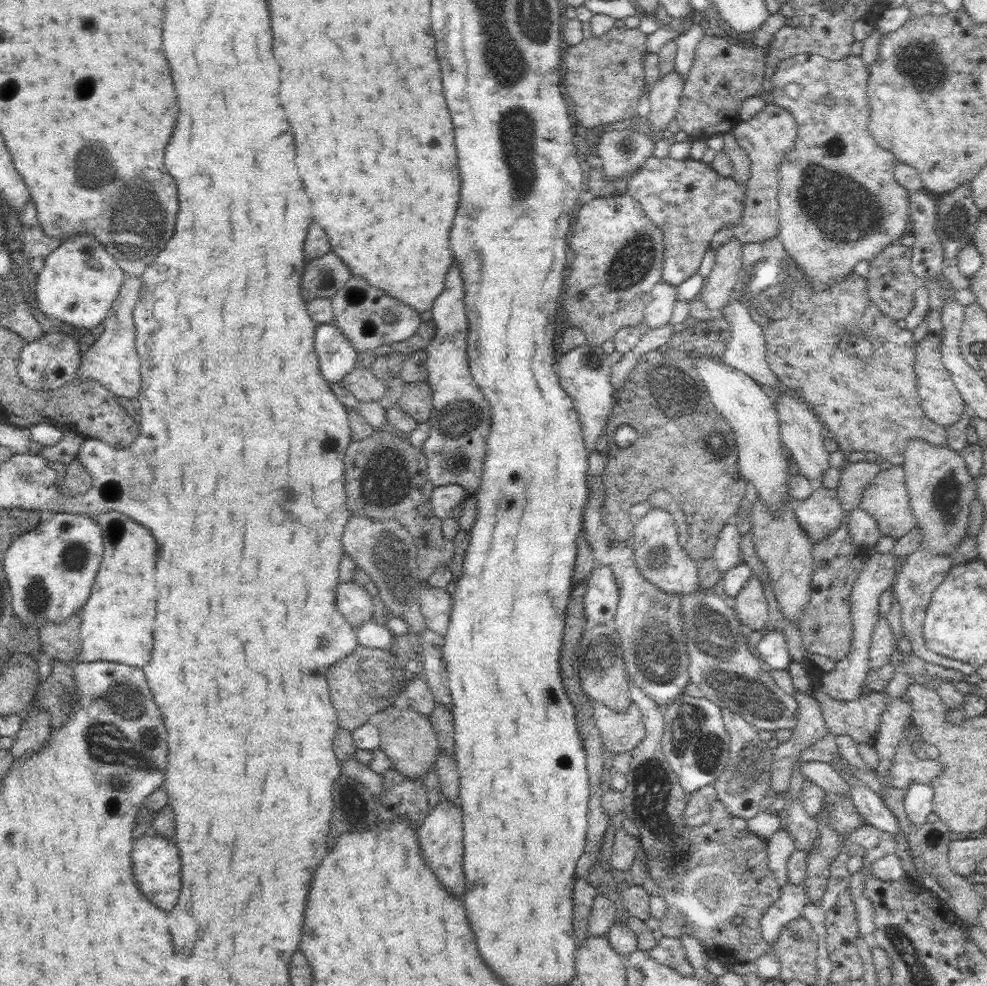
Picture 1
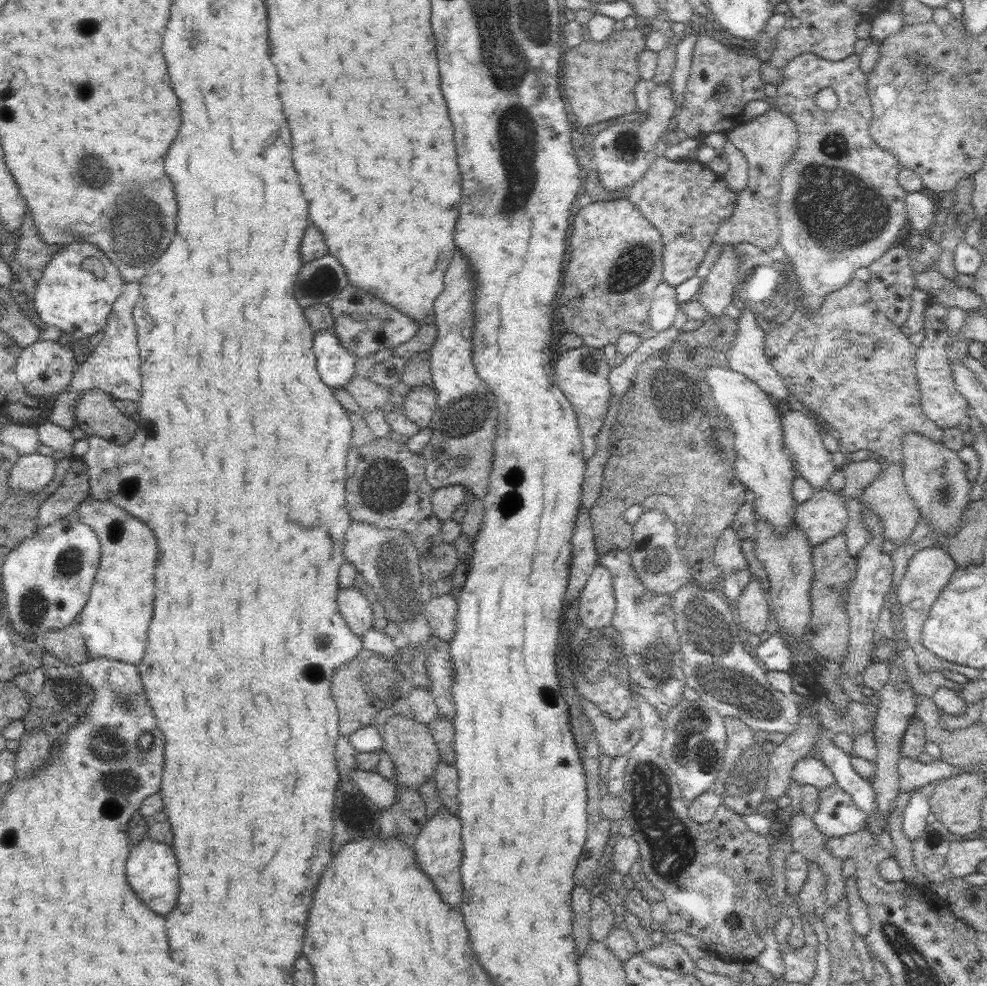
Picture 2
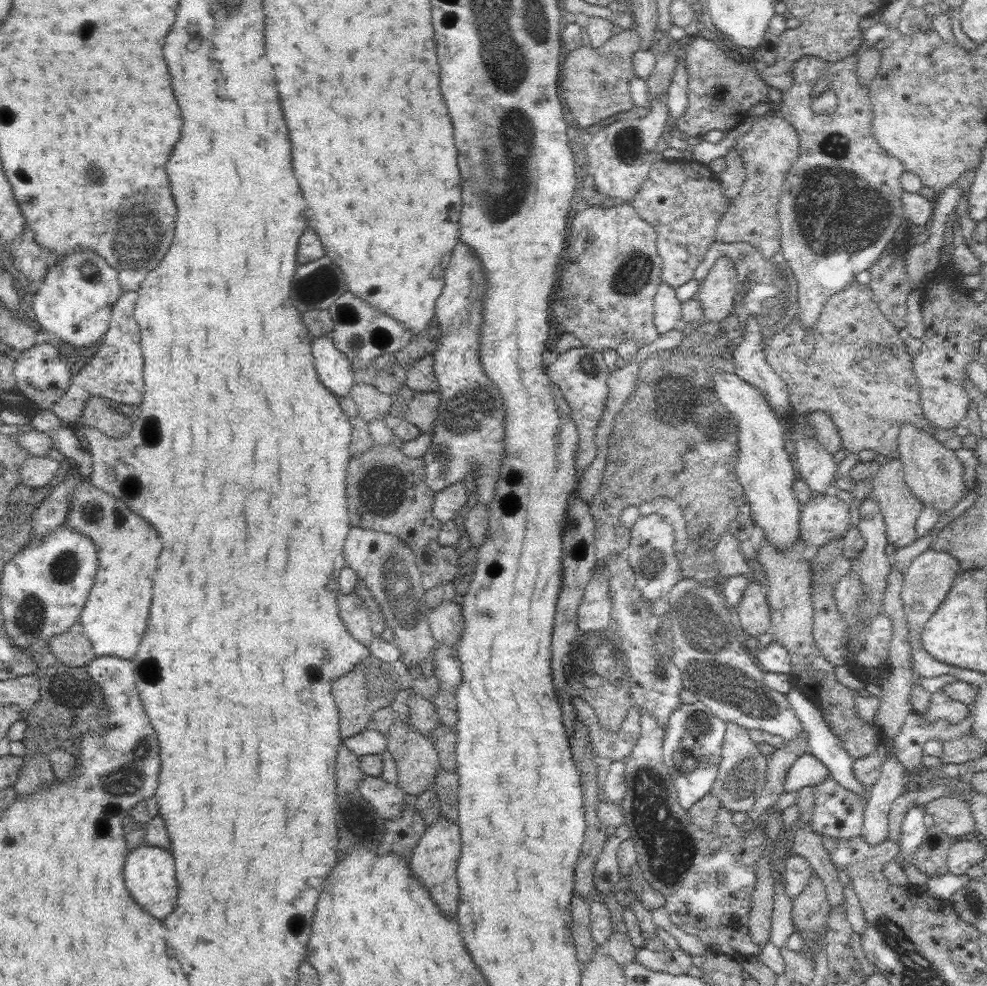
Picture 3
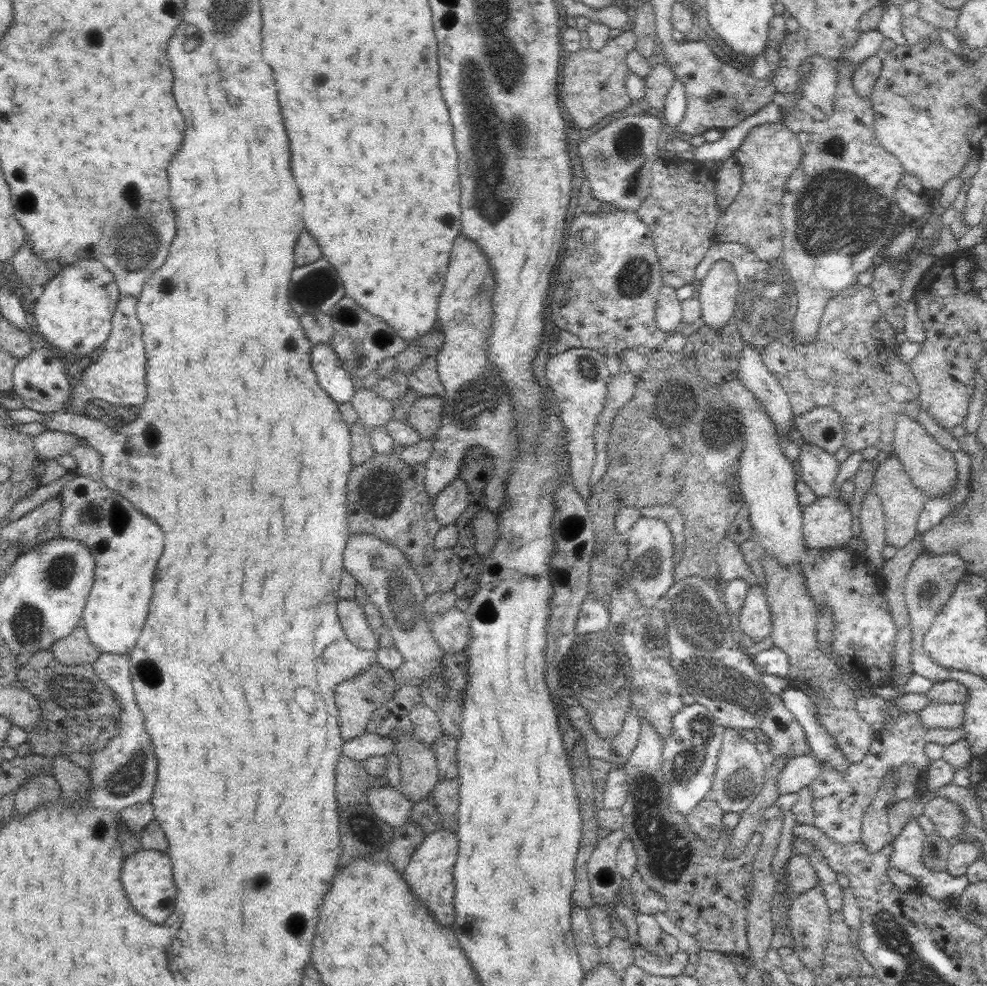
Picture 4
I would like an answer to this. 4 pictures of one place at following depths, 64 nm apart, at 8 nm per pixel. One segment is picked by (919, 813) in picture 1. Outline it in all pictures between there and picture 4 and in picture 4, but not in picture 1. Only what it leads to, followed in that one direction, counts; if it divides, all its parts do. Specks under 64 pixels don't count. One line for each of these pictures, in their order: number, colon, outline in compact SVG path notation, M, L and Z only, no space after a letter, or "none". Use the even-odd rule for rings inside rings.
2: M925 786L921 790L911 790L909 792L909 804L903 810L903 832L907 836L909 842L919 840L923 836L923 832L927 830L925 818L931 812L929 810L929 796L931 796L931 788Z
3: M913 806L907 810L903 822L901 822L901 838L899 838L899 854L895 858L895 862L913 862L915 858L915 852L917 848L923 844L923 838L925 834L929 832L927 826L923 824L923 814L925 814L925 808L923 806Z
4: M911 818L909 824L905 824L899 836L891 842L893 852L889 856L889 866L909 874L911 878L915 876L919 882L919 888L923 888L931 900L943 902L943 900L953 900L955 896L961 896L963 890L969 886L967 876L955 878L947 870L945 872L927 870L921 862L923 842L925 842L925 832L917 824L917 818Z

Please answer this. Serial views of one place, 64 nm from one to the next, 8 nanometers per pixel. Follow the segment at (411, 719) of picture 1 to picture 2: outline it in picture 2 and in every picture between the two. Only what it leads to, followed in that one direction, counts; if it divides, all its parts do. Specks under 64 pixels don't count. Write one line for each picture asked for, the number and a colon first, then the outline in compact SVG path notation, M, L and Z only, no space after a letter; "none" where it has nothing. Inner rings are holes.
2: M409 712L401 716L391 716L381 726L383 746L381 750L389 754L389 760L395 764L395 784L401 784L405 788L419 790L427 780L435 776L435 768L439 764L439 752L435 746L435 740L427 728L427 724L417 722Z

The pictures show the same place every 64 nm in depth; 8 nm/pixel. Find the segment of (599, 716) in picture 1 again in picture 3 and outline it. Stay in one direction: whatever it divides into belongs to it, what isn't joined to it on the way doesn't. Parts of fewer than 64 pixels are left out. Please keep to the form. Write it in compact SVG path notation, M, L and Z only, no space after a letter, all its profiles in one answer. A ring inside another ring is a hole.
M567 696L567 702L573 706L577 720L587 726L589 730L589 742L593 746L593 754L599 762L625 762L631 756L631 750L635 748L639 736L641 736L641 712L637 706L631 706L621 728L617 732L603 730L603 726L597 720L597 714L591 706L587 706L577 696Z

